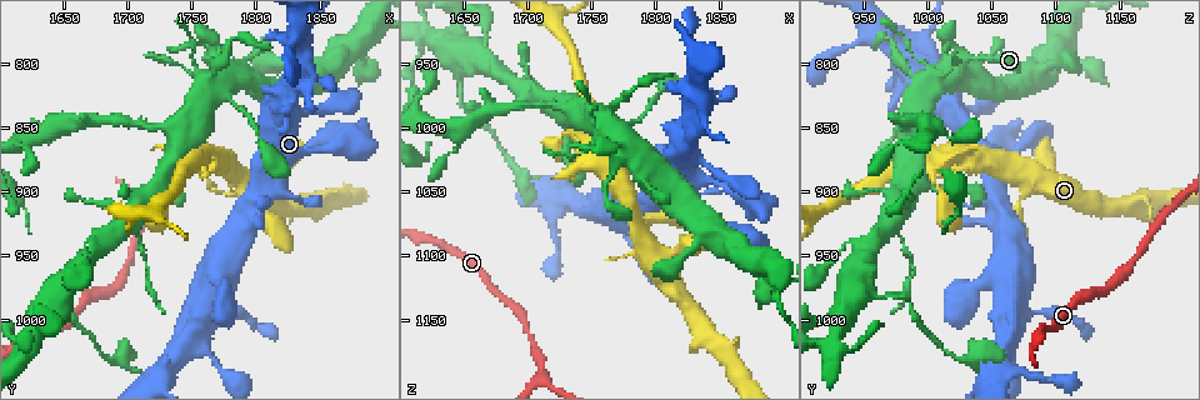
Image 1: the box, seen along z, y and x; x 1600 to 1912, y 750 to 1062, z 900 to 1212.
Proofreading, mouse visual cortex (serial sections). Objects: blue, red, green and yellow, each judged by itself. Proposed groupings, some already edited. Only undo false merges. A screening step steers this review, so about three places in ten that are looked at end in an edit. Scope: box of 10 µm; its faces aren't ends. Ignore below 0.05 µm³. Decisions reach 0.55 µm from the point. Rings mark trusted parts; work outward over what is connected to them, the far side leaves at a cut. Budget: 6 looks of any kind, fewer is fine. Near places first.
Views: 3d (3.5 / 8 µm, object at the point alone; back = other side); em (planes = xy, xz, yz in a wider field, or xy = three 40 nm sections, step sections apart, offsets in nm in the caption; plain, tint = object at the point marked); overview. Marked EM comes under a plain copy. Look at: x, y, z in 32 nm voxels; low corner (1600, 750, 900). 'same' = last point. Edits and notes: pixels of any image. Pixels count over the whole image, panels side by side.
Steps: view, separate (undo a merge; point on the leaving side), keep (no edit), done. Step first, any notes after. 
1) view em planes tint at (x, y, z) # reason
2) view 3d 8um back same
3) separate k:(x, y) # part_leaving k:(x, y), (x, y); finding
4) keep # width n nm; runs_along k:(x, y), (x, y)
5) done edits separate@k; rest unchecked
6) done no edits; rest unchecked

view 3d 3.5um at (1730, 850, 984) # two arms in line, one across

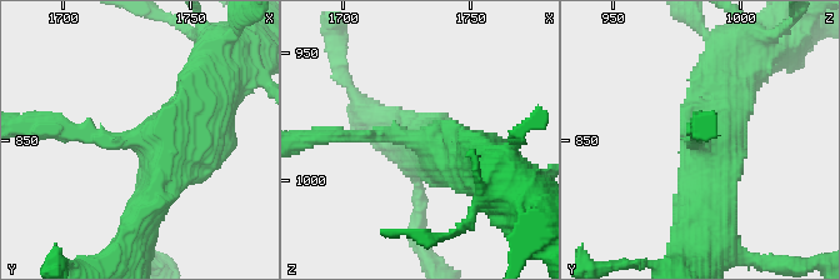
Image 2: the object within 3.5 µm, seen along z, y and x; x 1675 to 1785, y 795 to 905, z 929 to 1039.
view em xy step 1 tint at (1732, 849, 984) # arms 3; arm_widths 200, 500, 700 nm

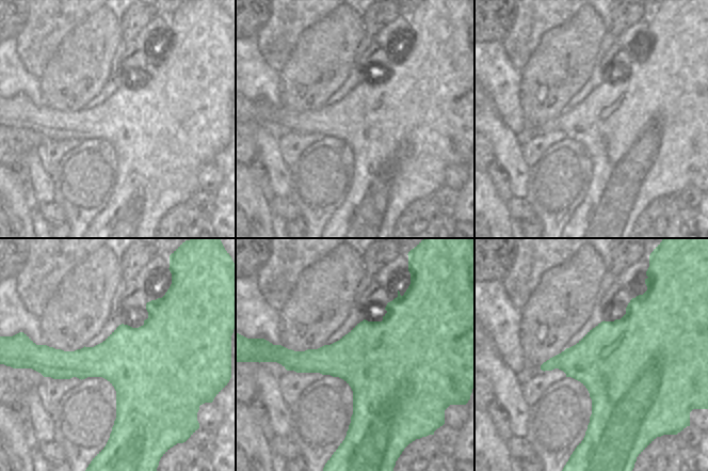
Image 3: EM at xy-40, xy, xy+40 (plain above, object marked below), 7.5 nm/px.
keep # runs_along 2:(220, 78), (165, 143), (143, 220); continuous, no second cell

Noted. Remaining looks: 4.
view em xy step 5 tint at (1650, 982, 984) # sharp bend

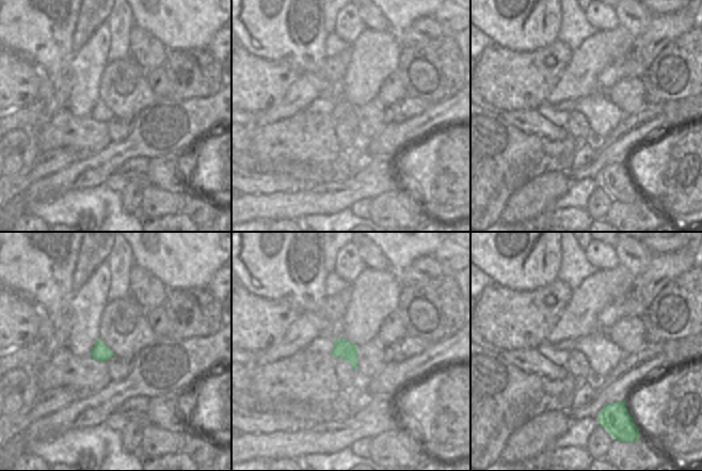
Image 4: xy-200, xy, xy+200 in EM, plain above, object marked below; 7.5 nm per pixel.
view 3d 3.5um same

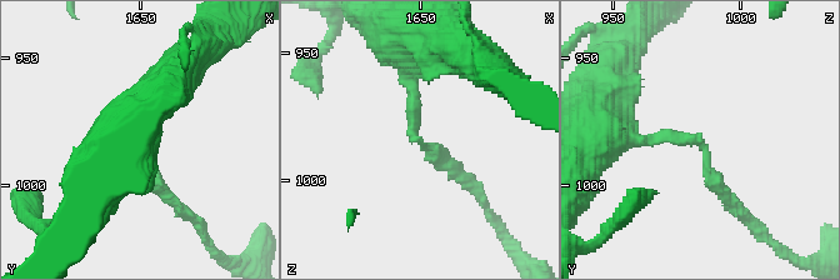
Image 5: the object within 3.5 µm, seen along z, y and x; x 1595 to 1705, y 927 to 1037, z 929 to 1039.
separate 5:(449, 166) # arm_widths 200, 200 nm; part_leaving 5:(428, 146), (481, 195), (489, 211); two cells meet here

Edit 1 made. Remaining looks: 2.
done edits separate@5; rest unchecked

